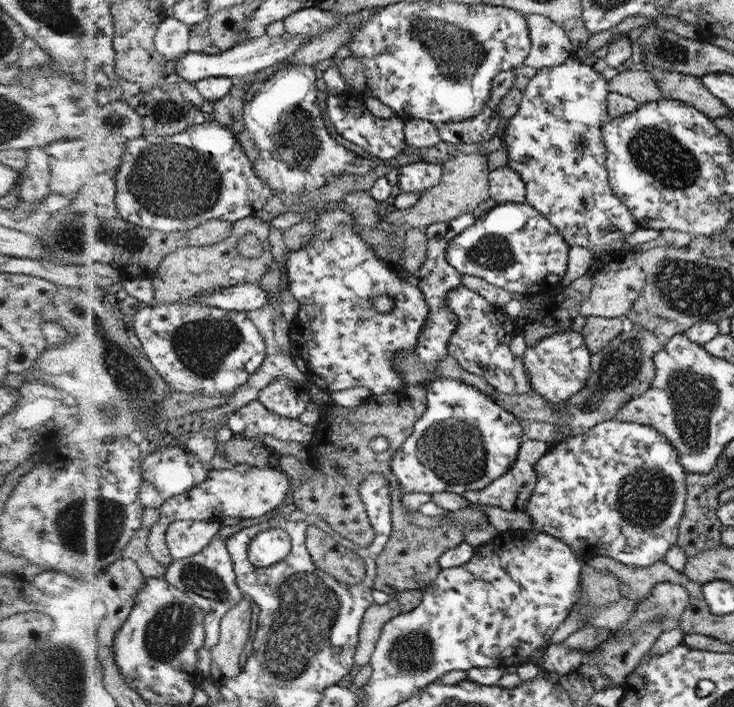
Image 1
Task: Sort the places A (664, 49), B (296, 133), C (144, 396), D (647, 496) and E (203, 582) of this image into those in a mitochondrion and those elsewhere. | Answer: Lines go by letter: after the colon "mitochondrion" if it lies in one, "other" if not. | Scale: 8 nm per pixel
A: mitochondrion
B: mitochondrion
C: mitochondrion
D: mitochondrion
E: mitochondrion

